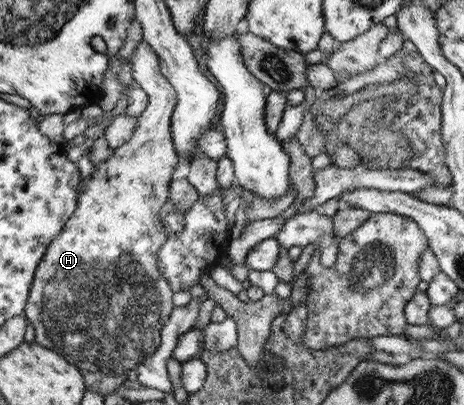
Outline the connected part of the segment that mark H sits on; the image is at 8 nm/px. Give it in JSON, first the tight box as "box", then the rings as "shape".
{"box":[24,39,179,380],"shape":[[[142,39],[136,50],[129,58],[131,61],[131,72],[137,84],[148,94],[148,105],[146,110],[137,118],[137,125],[134,128],[132,137],[119,148],[113,149],[111,155],[98,164],[94,164],[94,171],[91,177],[83,181],[83,200],[79,201],[79,212],[73,212],[71,224],[67,224],[67,232],[63,232],[63,236],[57,236],[54,242],[48,248],[45,258],[38,264],[37,272],[34,276],[29,300],[26,304],[24,315],[35,329],[34,342],[53,349],[55,353],[62,354],[67,362],[71,365],[82,368],[84,372],[101,372],[105,376],[117,376],[122,380],[127,378],[127,372],[131,369],[137,369],[143,365],[154,353],[158,351],[158,347],[162,344],[162,329],[170,321],[173,314],[174,294],[171,292],[170,281],[162,275],[161,266],[158,264],[158,253],[162,250],[163,244],[166,243],[168,234],[165,234],[166,227],[161,226],[161,218],[159,218],[159,210],[161,206],[167,202],[169,196],[171,176],[179,162],[177,149],[173,141],[172,120],[174,112],[177,108],[178,93],[174,85],[167,80],[166,75],[162,72],[161,61],[158,59],[157,53],[151,48],[151,45]]]}

